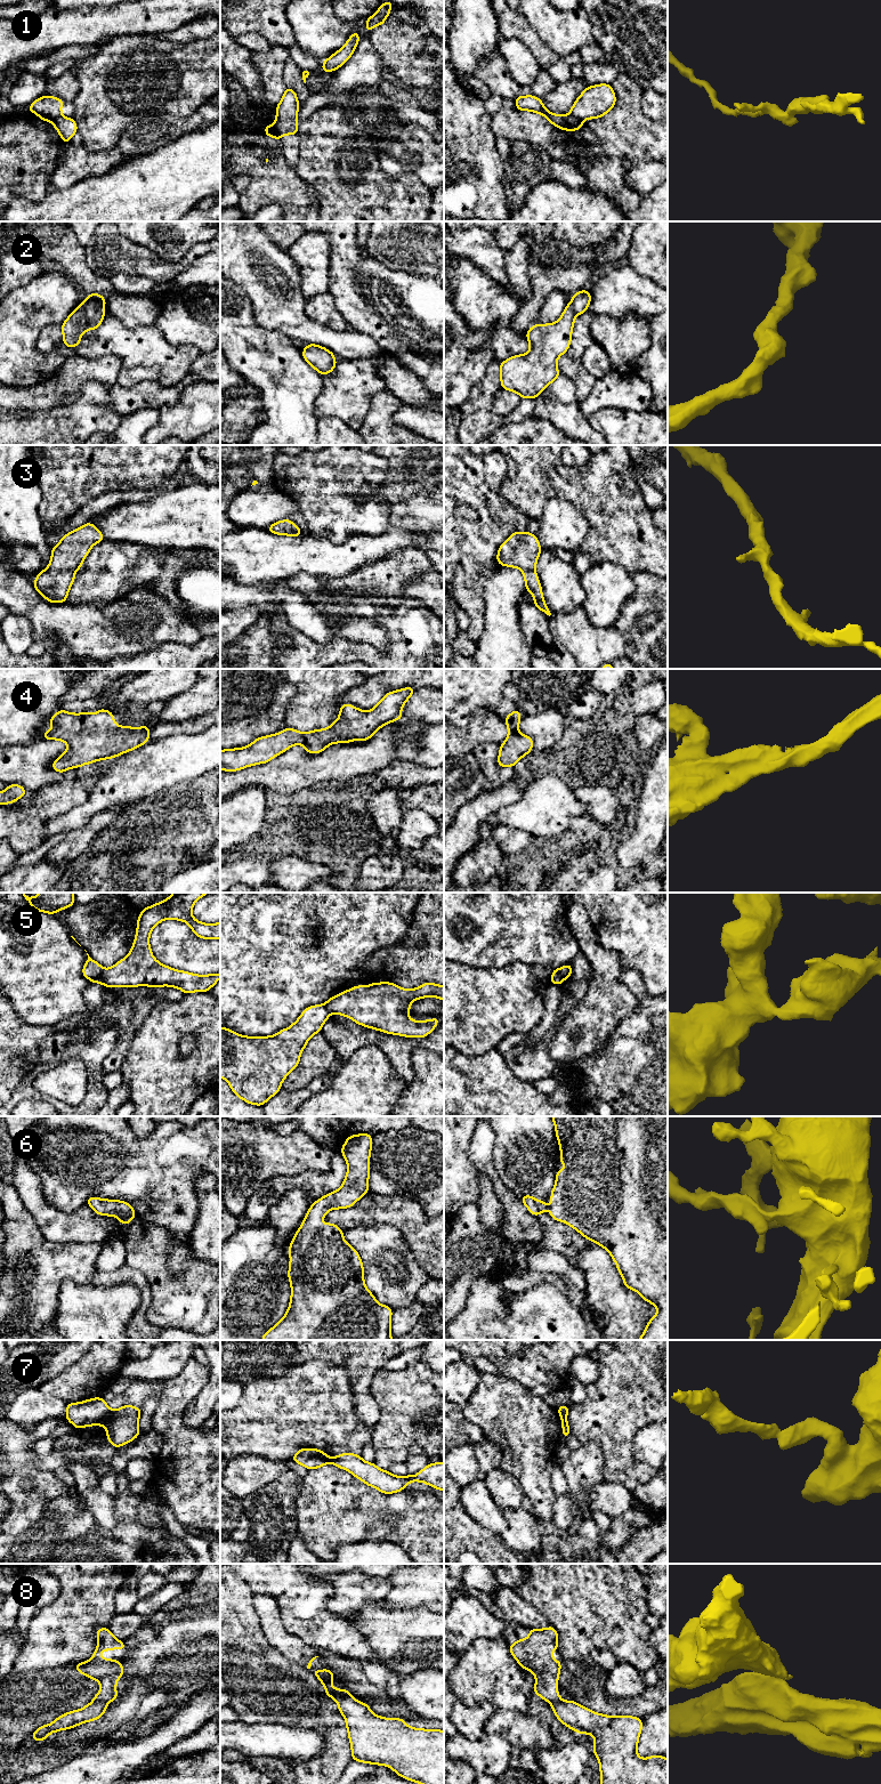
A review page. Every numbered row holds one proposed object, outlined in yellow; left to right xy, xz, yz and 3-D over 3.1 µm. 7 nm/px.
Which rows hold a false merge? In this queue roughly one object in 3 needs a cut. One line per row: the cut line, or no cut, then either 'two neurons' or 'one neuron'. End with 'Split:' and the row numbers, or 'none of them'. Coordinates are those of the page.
1: cut yz (570, 112), (581, 121); two neurons
2: cut none; one neuron
3: cut none; one neuron
4: cut none; one neuron
5: cut xy (105, 969), (97, 982); two neurons
6: cut none; one neuron
7: cut xy (112, 1411), (103, 1425); two neurons
8: cut xy (94, 1700), (100, 1700), (106, 1703); two neurons
Split: 1, 5, 7, 8

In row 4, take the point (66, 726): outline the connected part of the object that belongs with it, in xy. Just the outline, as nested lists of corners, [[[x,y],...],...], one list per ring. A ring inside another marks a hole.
[[[99,709],[95,715],[59,710],[49,724],[52,729],[45,730],[42,738],[67,743],[66,751],[52,761],[51,767],[57,773],[115,758],[149,741],[148,726],[118,726],[113,713],[104,709]]]

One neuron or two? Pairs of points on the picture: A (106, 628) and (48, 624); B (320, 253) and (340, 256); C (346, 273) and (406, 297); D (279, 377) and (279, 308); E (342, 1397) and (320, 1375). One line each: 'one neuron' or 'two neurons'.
A: one neuron
B: two neurons
C: one neuron
D: two neurons
E: one neuron

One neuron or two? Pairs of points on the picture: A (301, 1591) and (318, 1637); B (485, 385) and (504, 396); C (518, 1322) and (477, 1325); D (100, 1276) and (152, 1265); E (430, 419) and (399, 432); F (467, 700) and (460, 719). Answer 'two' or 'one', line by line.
A: one
B: two
C: one
D: two
E: two
F: one

